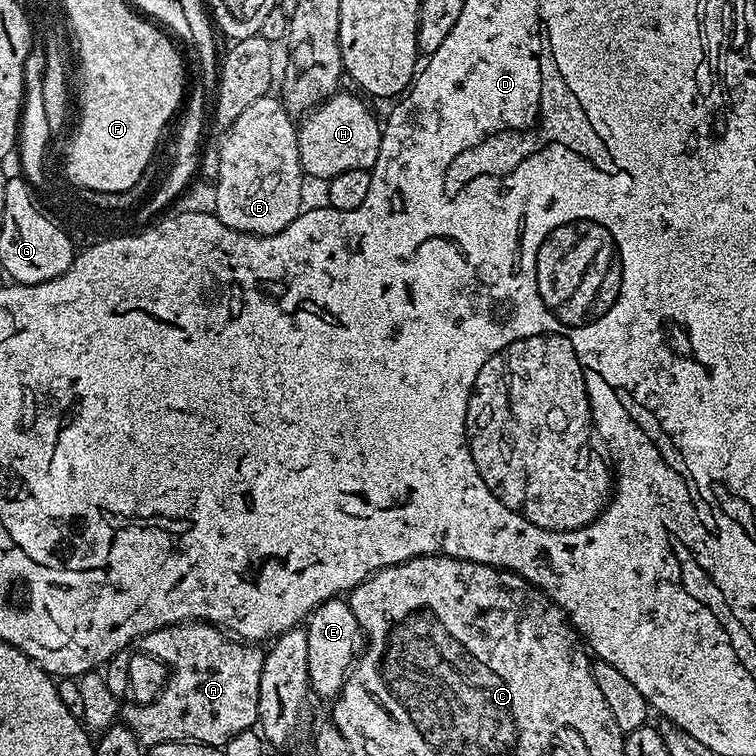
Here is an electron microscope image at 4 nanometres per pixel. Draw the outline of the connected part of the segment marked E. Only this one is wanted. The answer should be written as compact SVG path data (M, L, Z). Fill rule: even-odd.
M333 598L324 601L307 617L306 631L310 650L308 683L311 691L315 695L317 692L320 696L339 697L340 691L344 689L344 683L348 681L349 671L357 659L358 649L362 644L358 618L354 618L354 610L350 610L347 599Z

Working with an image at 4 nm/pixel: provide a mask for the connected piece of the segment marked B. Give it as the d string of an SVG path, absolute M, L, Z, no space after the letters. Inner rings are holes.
M274 96L258 98L258 102L242 110L220 144L220 165L216 168L214 214L223 225L252 236L282 232L305 207L306 180L300 167L298 128L283 103Z

